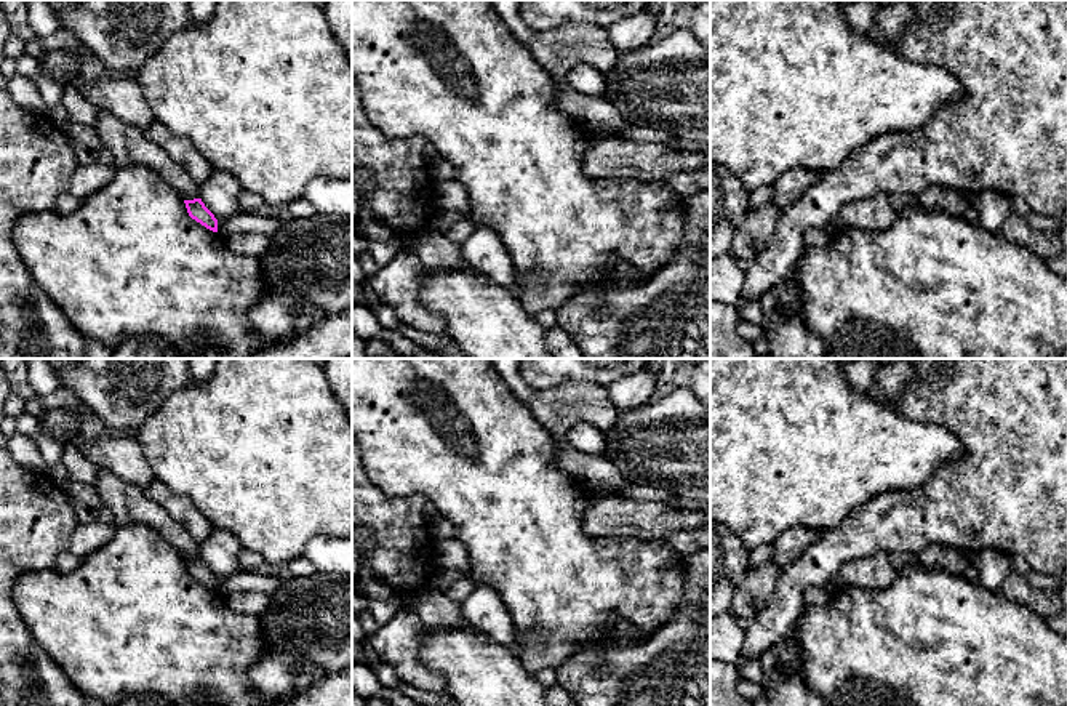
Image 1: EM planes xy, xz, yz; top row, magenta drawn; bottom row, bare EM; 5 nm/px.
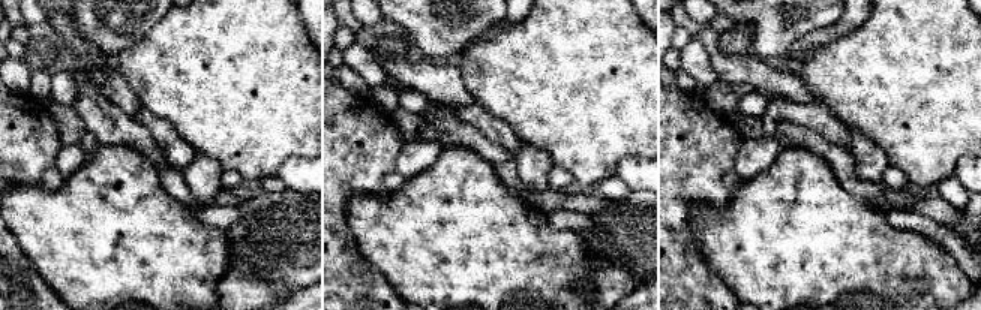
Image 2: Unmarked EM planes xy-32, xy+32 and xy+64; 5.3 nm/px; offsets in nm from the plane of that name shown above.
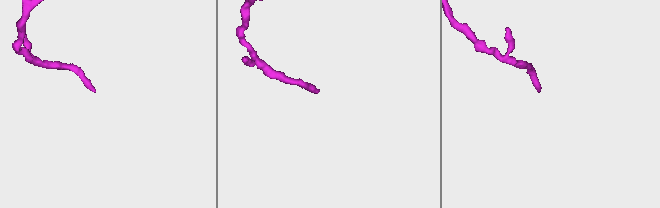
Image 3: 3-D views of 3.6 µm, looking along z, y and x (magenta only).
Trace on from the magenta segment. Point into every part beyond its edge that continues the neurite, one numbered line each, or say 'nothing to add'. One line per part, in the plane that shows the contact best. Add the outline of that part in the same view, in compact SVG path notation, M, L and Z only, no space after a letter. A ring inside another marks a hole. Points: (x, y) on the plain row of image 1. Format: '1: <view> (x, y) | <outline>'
1: xy (243, 580) | M238 570L227 578L218 578L218 592L230 596L235 592L256 591L272 594L282 586L282 580L262 572Z

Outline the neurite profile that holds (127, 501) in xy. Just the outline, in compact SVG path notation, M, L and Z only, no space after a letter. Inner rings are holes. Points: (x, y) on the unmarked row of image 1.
M101 469L93 488L120 525L152 527L182 559L200 557L202 544L136 483Z

